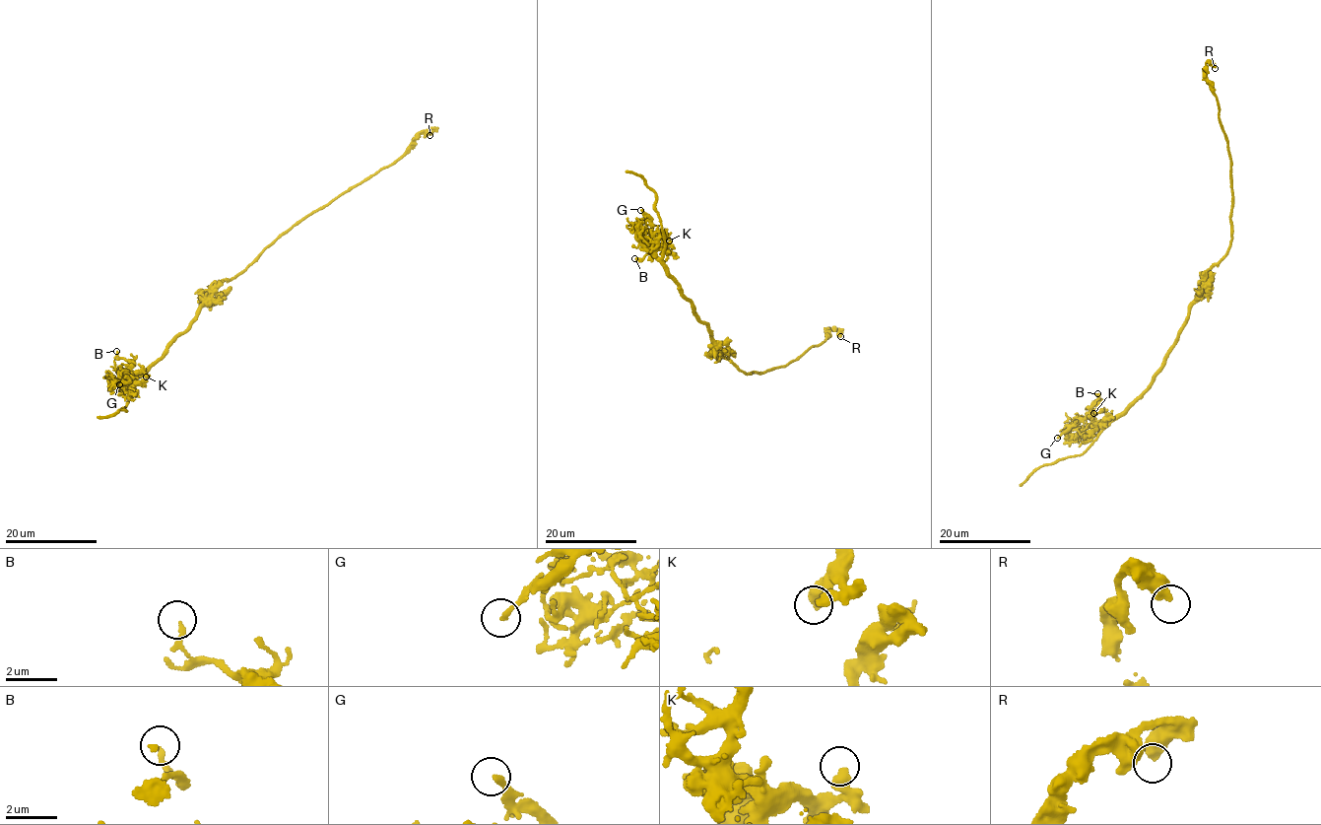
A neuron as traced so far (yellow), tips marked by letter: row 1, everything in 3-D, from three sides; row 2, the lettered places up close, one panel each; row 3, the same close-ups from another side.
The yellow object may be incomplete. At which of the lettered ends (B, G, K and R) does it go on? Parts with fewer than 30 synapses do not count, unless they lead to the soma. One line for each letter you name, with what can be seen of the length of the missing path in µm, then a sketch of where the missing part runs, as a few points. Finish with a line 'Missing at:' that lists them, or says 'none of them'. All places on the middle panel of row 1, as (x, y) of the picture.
Missing at: none of them

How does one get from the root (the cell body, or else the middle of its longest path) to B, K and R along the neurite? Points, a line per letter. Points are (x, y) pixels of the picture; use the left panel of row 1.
B: (214, 290), (196, 319), (158, 360), (128, 381), (121, 377), (130, 365), (119, 358), (116, 351)
K: (214, 290), (196, 319), (161, 358), (132, 379), (121, 378), (127, 373), (140, 372), (146, 377)
R: (214, 290), (223, 281), (234, 278), (295, 225), (386, 168), (421, 134), (431, 128), (429, 135)

